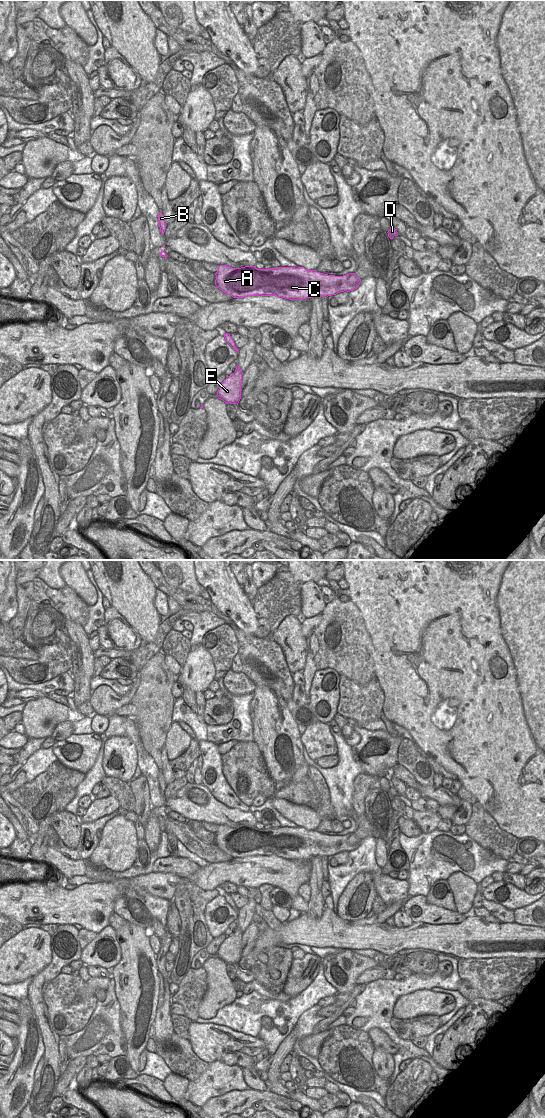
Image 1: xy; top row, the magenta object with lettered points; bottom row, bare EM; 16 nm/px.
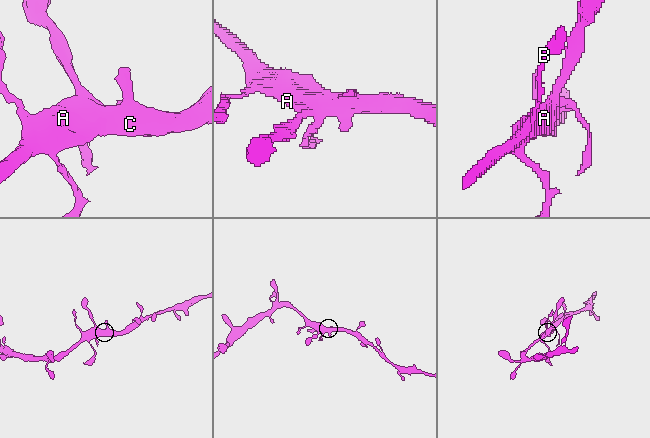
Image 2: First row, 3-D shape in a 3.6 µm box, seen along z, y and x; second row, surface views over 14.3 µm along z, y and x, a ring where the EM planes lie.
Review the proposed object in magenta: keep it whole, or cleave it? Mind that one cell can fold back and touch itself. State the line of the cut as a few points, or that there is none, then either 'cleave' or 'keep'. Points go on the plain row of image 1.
cut none; keep

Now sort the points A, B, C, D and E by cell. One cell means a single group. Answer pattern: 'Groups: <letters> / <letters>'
Groups: A B C D E.

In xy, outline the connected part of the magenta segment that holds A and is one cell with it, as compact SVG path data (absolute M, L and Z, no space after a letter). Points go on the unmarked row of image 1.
M220 825L215 845L232 856L277 856L289 860L332 856L357 849L361 839L355 833L328 835L304 827L257 829L256 826L232 828Z

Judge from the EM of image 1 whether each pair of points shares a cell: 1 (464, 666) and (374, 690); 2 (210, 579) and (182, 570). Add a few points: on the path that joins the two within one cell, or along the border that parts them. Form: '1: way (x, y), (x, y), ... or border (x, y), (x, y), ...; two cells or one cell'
1: border (375, 676), (383, 692), (383, 711); two cells
2: border (194, 570), (196, 580), (205, 589); two cells

